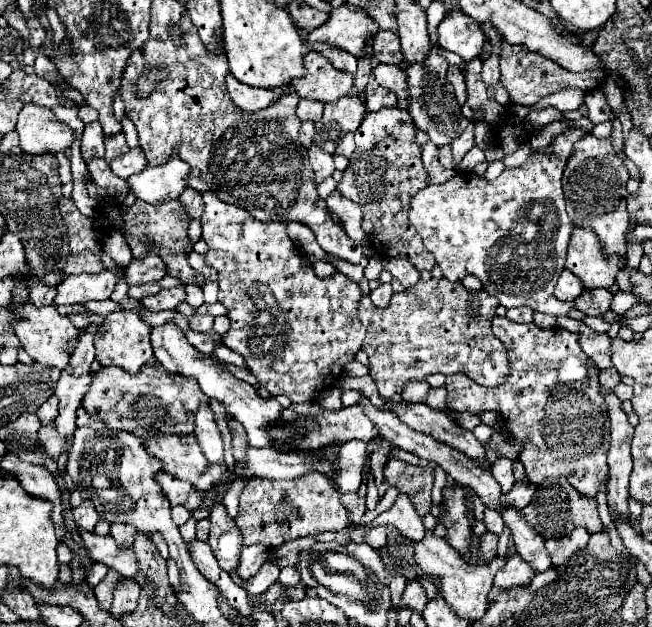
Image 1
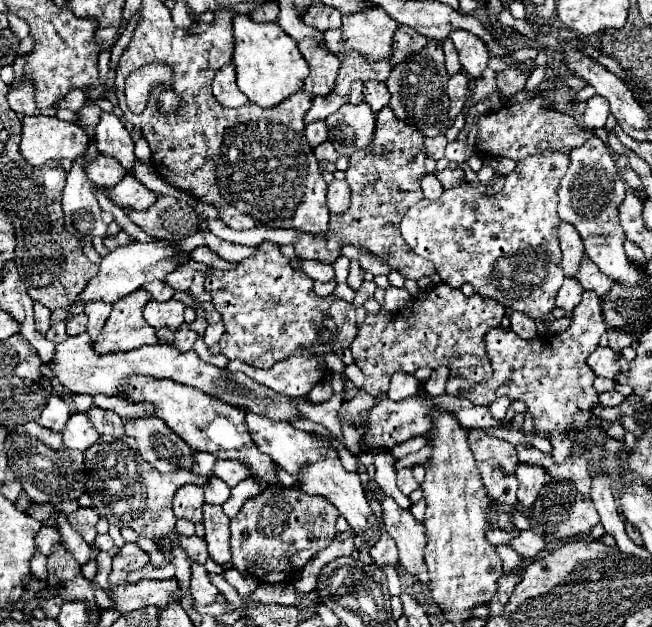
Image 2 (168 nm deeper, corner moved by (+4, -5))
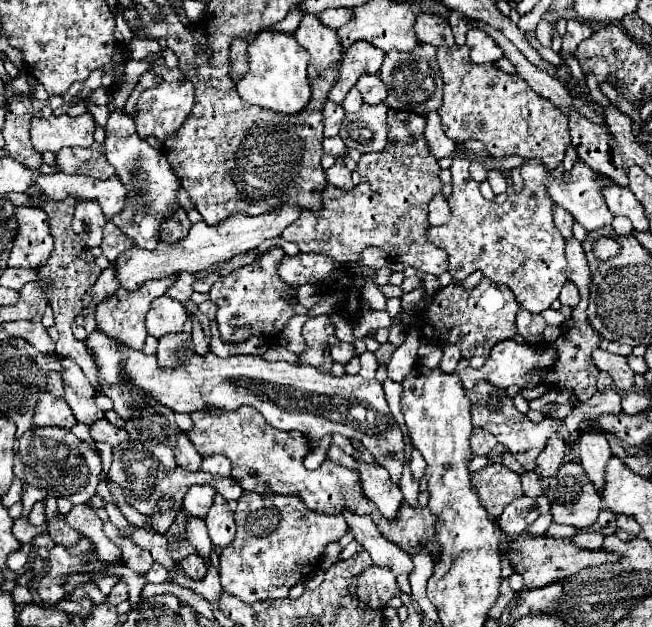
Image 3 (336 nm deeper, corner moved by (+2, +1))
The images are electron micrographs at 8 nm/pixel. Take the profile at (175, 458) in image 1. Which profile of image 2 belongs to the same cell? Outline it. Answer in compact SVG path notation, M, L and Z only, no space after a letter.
M160 418L126 420L126 434L138 442L142 458L158 472L174 472L190 466L190 446Z

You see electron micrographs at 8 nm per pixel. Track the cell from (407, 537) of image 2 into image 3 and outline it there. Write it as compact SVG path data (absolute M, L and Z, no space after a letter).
M358 452L354 454L354 460L360 466L360 480L362 480L366 498L372 500L376 504L376 508L380 510L380 514L392 522L398 516L398 510L402 504L400 488L396 484L392 484L388 470L382 468L380 464L362 462Z

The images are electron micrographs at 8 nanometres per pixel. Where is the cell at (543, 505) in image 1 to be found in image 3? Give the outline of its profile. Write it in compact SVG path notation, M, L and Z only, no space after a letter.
M564 462L556 472L556 476L544 480L544 486L546 486L546 496L550 500L550 514L556 524L568 524L578 530L588 530L594 526L596 516L602 510L602 500L578 462Z

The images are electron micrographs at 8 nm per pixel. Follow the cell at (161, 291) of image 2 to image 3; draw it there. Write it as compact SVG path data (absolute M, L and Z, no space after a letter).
M178 274L176 282L170 286L170 290L166 292L170 298L178 300L178 302L186 302L192 294L192 284L196 282L194 274Z

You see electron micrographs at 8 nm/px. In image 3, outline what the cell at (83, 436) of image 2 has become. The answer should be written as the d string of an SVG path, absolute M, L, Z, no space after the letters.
M102 418L102 422L94 422L94 426L88 426L88 428L90 428L90 436L96 442L108 442L110 446L118 446L118 444L130 440L130 436L124 428L112 426L106 418Z

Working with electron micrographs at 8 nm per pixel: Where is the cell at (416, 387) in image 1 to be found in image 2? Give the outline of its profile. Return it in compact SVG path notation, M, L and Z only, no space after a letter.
M398 370L392 380L390 380L390 388L388 388L388 398L392 400L402 400L406 396L416 394L420 388L420 382L414 378L414 374L408 374L404 370Z

